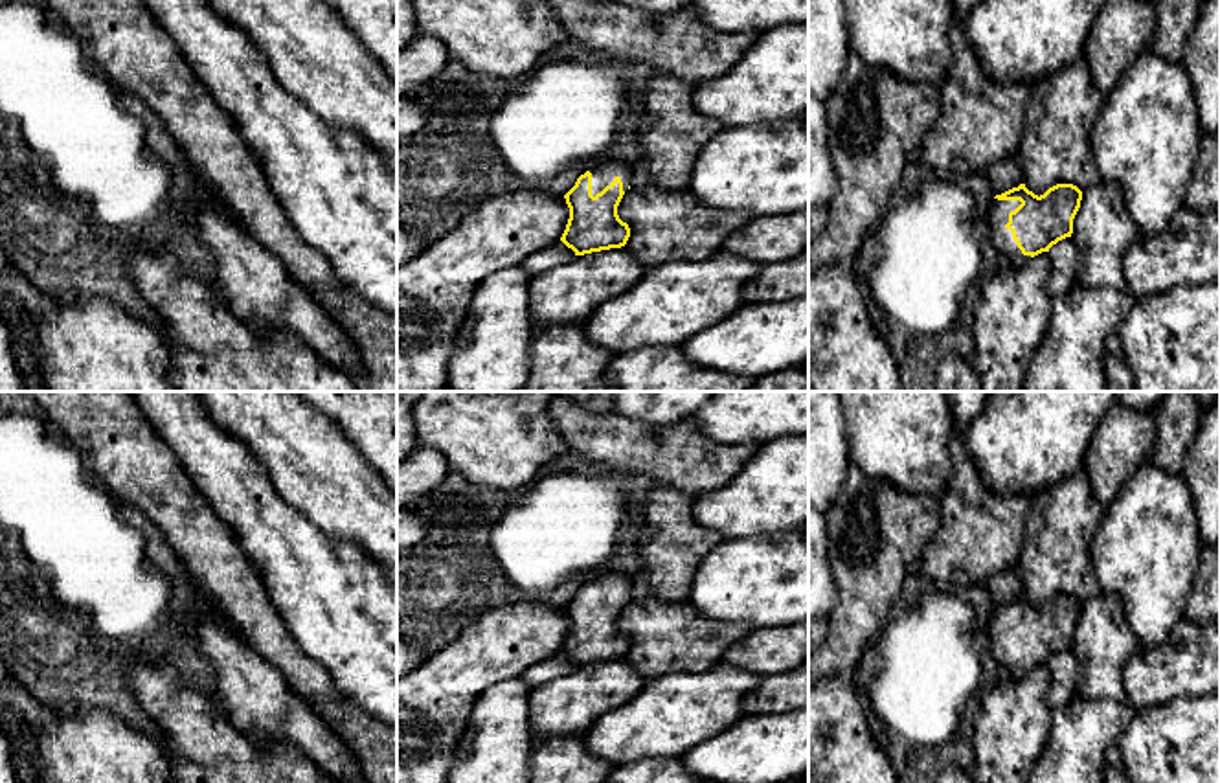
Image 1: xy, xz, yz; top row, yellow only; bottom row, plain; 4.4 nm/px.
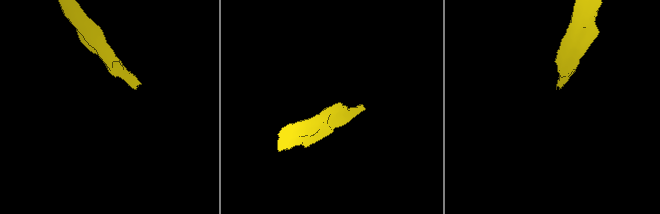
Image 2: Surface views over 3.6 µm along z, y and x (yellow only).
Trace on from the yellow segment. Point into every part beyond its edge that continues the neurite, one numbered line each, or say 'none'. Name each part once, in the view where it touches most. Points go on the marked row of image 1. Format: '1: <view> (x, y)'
1: yz (998, 214)

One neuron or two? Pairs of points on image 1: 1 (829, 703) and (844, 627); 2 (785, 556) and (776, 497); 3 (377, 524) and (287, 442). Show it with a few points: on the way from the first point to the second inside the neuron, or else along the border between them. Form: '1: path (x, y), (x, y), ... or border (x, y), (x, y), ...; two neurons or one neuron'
1: border (851, 675), (831, 675), (827, 679); two neurons
2: border (789, 530), (739, 539); two neurons
3: path (355, 504), (309, 462); one neuron

